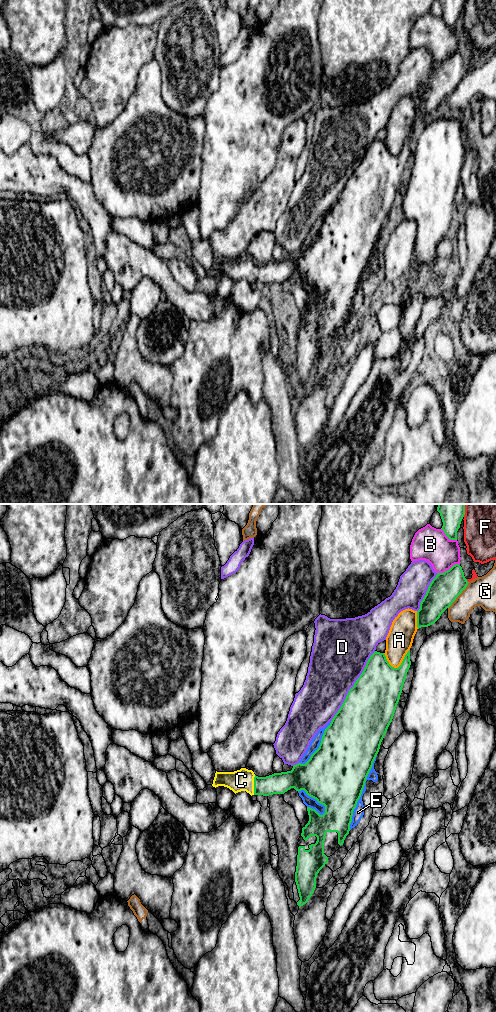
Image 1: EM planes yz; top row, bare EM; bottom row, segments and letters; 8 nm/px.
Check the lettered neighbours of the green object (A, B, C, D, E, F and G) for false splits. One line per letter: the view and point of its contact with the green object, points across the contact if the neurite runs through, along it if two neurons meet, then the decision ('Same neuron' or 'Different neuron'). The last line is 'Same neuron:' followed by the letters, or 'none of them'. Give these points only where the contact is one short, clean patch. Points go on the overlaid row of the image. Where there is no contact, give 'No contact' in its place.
A: Touches green at yz (398, 667). Different neuron
B: Touches green at yz (449, 569). Different neuron
C: Touches green at yz (254, 785). Same neuron
D: Touches green at yz (353, 686). Different neuron
E: Touches green at yz (361, 792). Different neuron
F: Touches green at yz (464, 510). Different neuron
G: Touches green at yz (459, 594). Different neuron
Same neuron: C

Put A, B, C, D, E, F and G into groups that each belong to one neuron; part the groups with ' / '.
A / B / C / D / E / F / G

